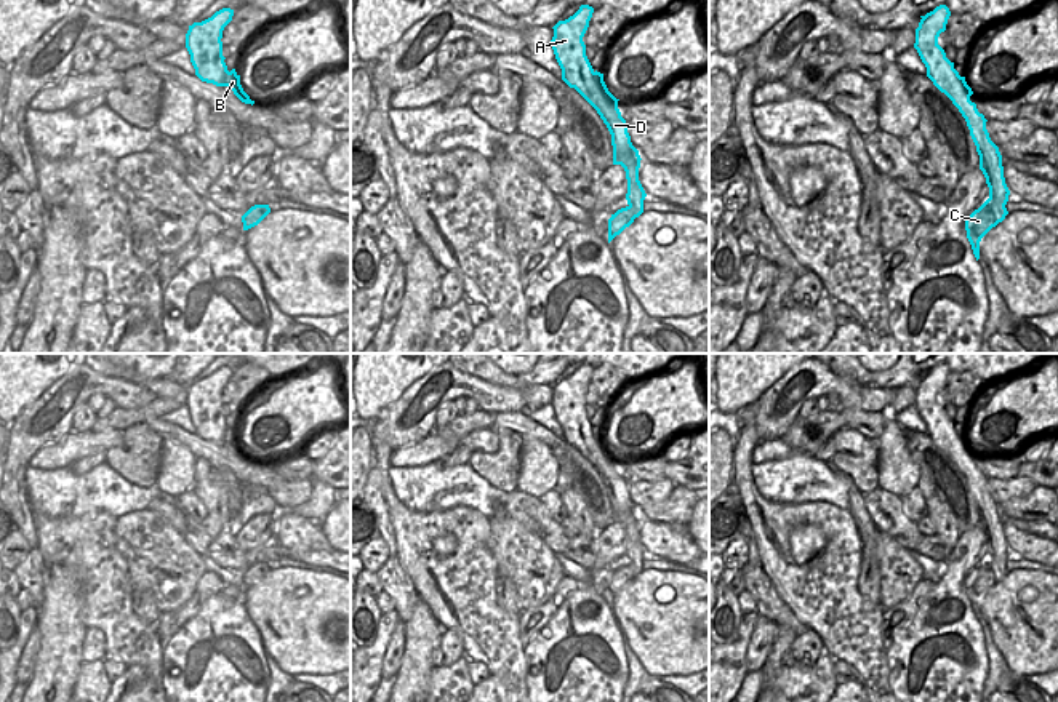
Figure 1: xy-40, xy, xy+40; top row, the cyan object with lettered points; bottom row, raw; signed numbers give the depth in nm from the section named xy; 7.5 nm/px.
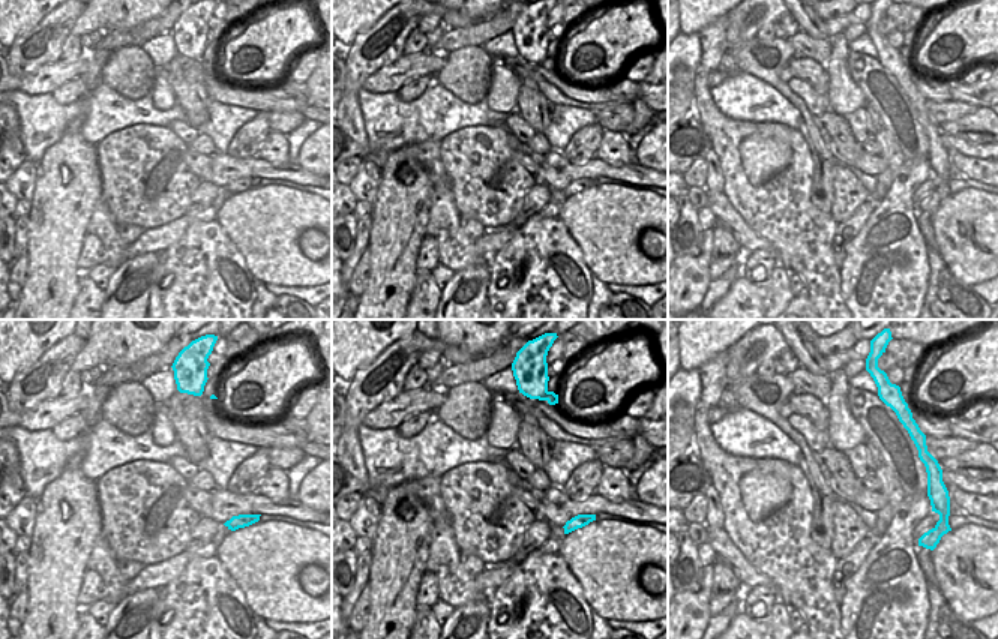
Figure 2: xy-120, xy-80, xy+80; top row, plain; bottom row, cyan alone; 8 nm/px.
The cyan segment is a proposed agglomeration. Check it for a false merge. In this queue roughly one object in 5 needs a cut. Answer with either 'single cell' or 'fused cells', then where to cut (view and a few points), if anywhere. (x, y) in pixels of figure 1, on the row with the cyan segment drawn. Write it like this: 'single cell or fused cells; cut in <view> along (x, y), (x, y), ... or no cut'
fused cells; cut in xy+40 along (988, 199), (993, 218), (997, 223)

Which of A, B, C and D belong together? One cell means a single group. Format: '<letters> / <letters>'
A B D / C

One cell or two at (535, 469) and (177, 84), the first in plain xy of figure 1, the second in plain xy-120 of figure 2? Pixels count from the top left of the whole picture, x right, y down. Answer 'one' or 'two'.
two

